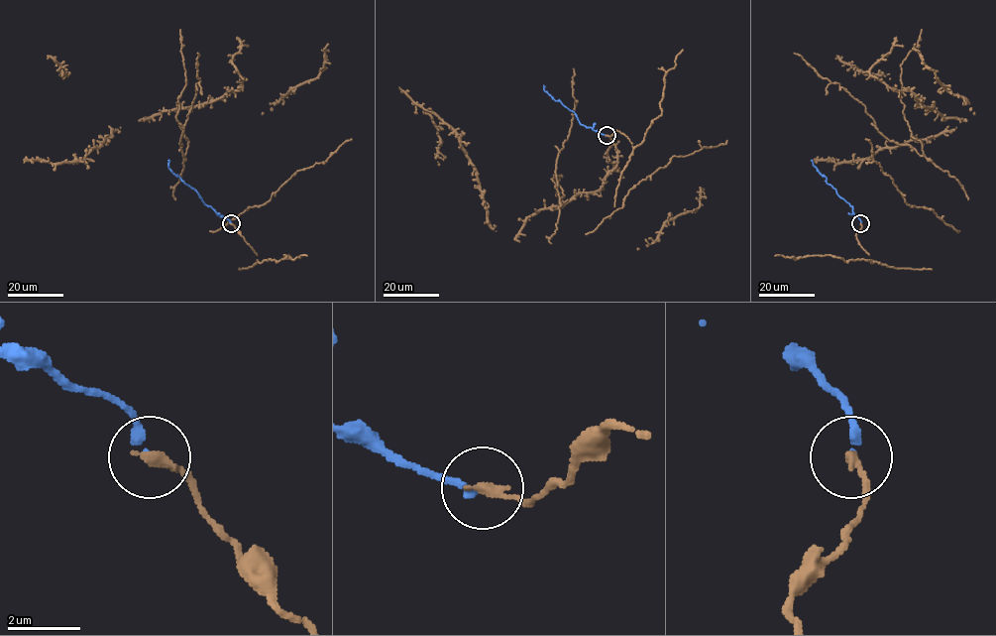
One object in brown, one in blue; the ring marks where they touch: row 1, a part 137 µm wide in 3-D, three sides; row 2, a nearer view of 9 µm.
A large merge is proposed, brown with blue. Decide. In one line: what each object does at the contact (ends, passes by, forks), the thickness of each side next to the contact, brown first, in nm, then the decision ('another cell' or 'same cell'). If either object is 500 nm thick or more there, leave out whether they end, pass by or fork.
brown ends | blue ends | 300/240 nm | another cell

